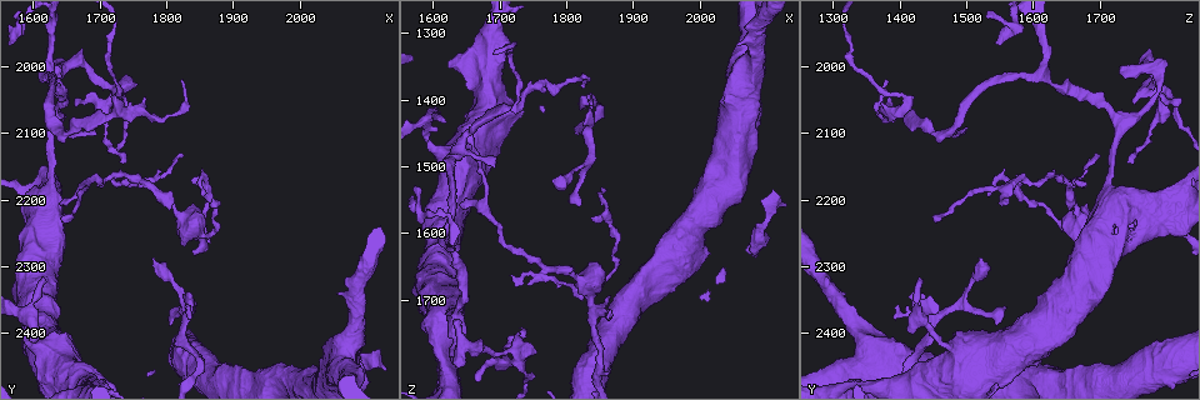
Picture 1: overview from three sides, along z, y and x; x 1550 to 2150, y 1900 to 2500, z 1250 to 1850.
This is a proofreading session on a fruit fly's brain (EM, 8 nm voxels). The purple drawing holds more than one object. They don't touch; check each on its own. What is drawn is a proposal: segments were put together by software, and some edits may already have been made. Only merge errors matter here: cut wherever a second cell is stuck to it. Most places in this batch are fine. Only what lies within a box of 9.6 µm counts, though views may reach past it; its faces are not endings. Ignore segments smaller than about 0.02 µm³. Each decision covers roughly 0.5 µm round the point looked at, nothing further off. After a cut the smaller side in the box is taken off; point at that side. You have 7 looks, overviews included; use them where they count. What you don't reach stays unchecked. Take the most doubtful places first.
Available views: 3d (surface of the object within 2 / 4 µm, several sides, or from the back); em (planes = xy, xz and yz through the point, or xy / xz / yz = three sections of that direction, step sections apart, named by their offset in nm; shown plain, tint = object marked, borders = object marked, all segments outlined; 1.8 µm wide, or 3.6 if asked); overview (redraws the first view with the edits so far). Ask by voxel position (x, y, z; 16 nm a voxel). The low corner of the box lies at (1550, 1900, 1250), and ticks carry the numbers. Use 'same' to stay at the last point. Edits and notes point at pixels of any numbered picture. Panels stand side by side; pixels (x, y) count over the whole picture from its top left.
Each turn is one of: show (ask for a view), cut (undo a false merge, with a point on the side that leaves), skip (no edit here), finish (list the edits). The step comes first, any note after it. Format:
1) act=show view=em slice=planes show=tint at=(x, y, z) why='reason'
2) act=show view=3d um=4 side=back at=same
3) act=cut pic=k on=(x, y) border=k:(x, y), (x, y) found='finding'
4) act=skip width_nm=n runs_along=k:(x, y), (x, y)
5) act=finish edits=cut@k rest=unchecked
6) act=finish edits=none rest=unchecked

act=show view=3d um=4 at=(1725, 2040, 1785) why='three arms meet'

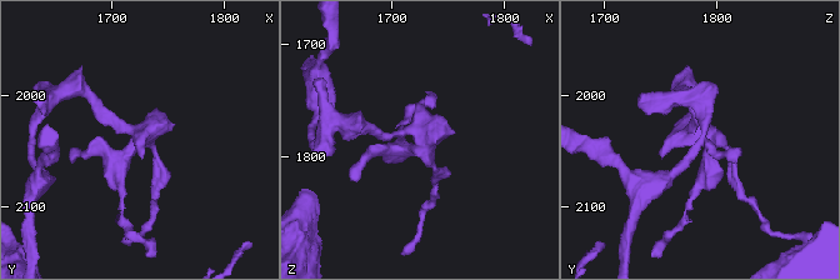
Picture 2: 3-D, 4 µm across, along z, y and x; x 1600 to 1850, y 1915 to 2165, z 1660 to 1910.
act=show view=em slice=planes show=borders at=(1726, 2042, 1788) why='shape alone is not enough'

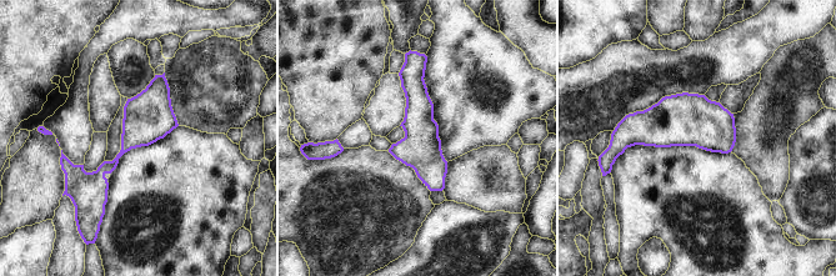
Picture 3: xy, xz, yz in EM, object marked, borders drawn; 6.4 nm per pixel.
act=skip found='continuous, no second cell'

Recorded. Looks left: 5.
act=show view=em slice=xy step=4 show=borders at=(1590, 2380, 1430) why='sharp bend'

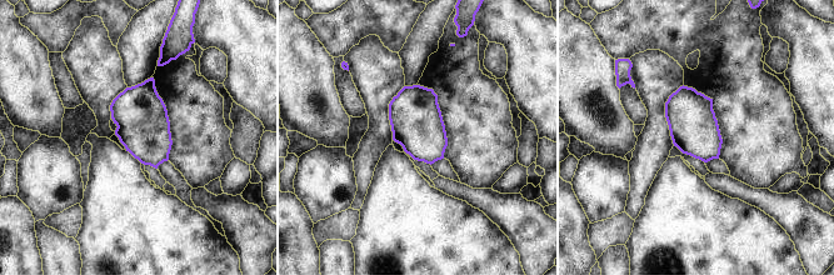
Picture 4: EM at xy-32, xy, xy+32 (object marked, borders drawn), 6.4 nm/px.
act=show view=em slice=planes show=borders at=same

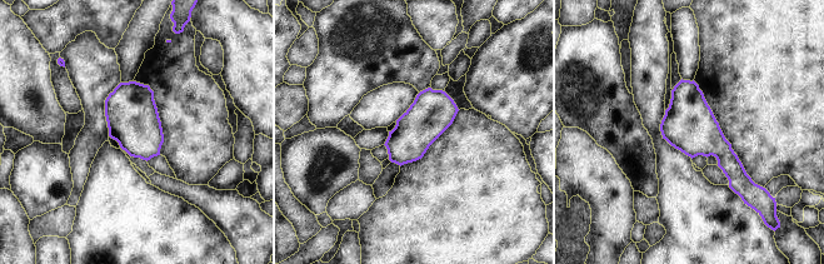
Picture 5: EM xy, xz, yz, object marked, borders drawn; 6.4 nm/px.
act=skip found='continuous, no second cell'

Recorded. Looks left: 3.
act=show view=3d um=4 side=back at=(1725, 2065, 1410) why='side arm on a straight run'

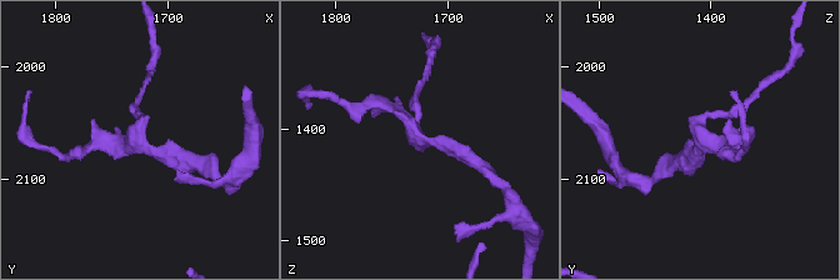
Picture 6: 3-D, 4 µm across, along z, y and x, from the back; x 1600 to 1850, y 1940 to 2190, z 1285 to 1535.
act=show view=em slice=planes show=plain at=(1724, 2068, 1412) arms=3

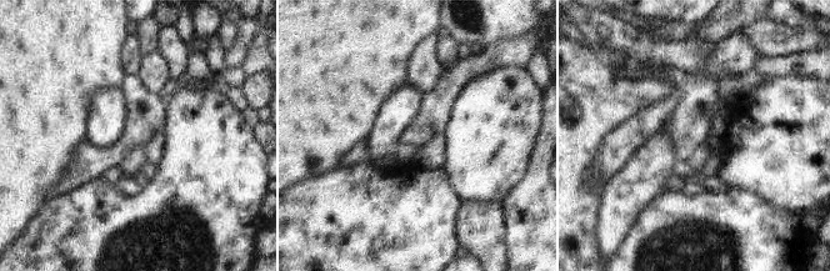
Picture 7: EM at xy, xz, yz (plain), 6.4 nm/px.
act=show view=em slice=planes show=tint at=same why='with the object marked'

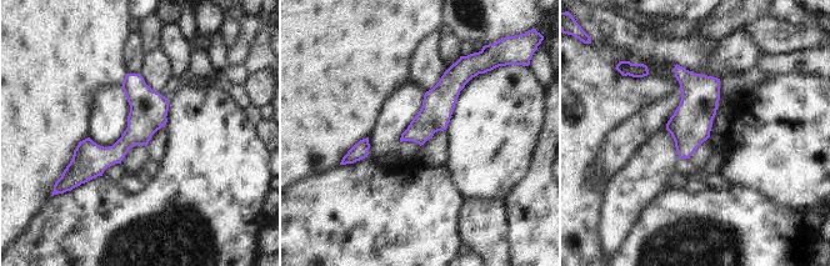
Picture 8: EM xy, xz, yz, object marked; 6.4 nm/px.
act=skip width_nm=200 runs_along=8:(136, 76), (138, 130), (76, 175) found='all the same cell'

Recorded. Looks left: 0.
act=finish edits=none rest=unchecked

